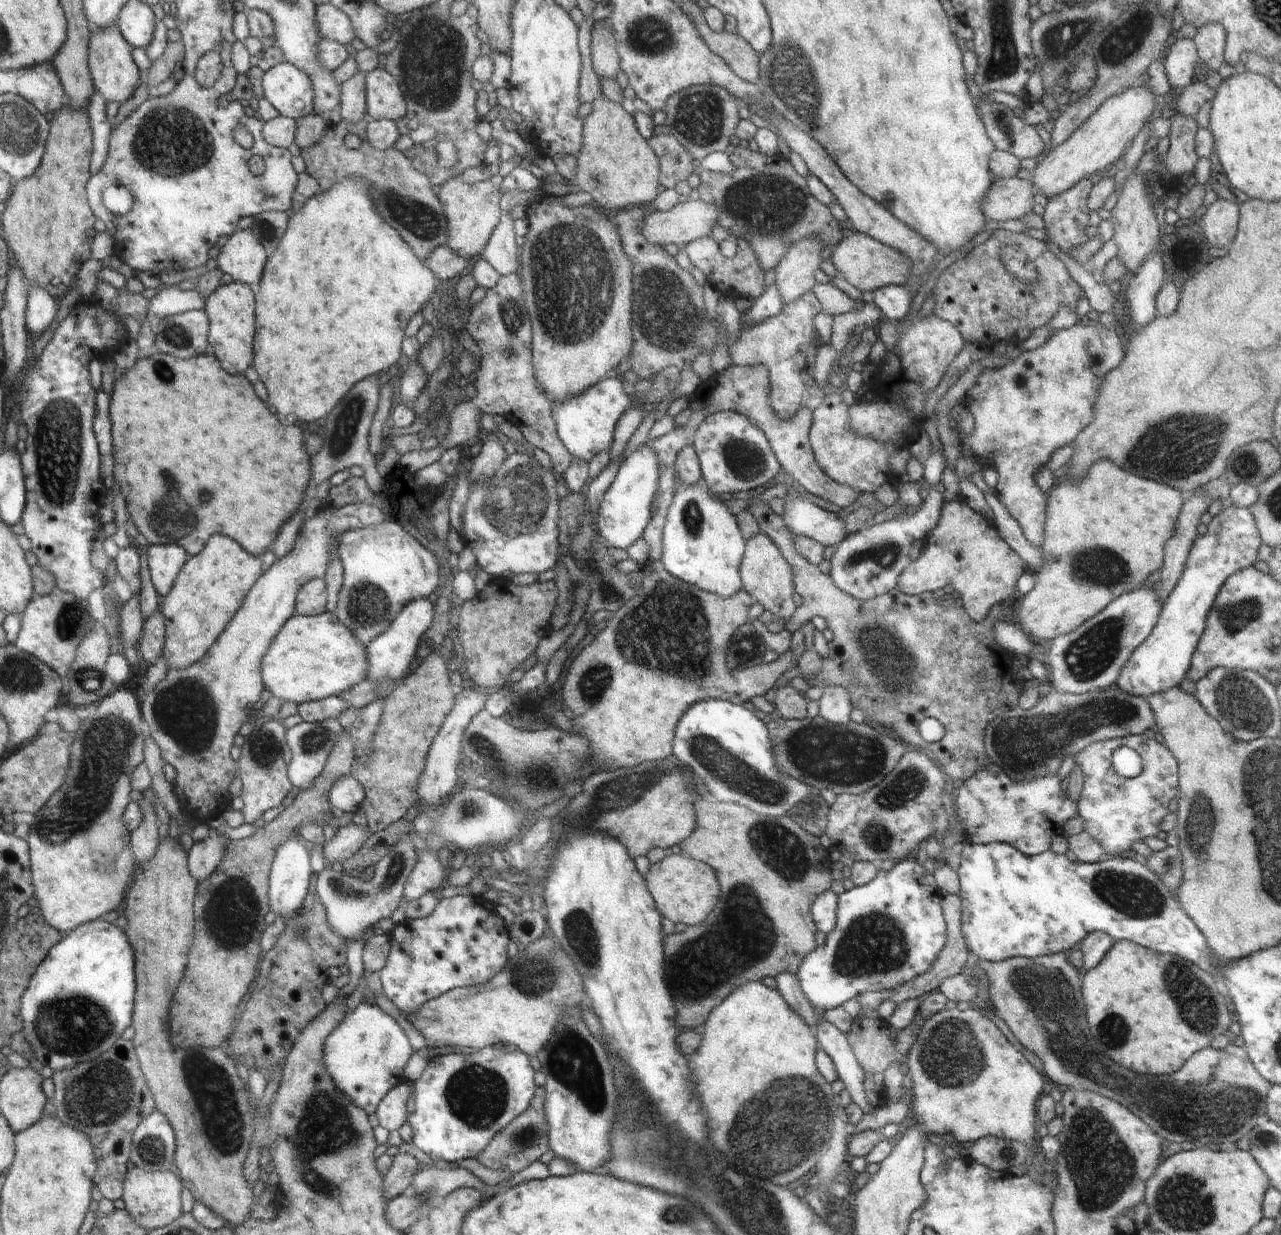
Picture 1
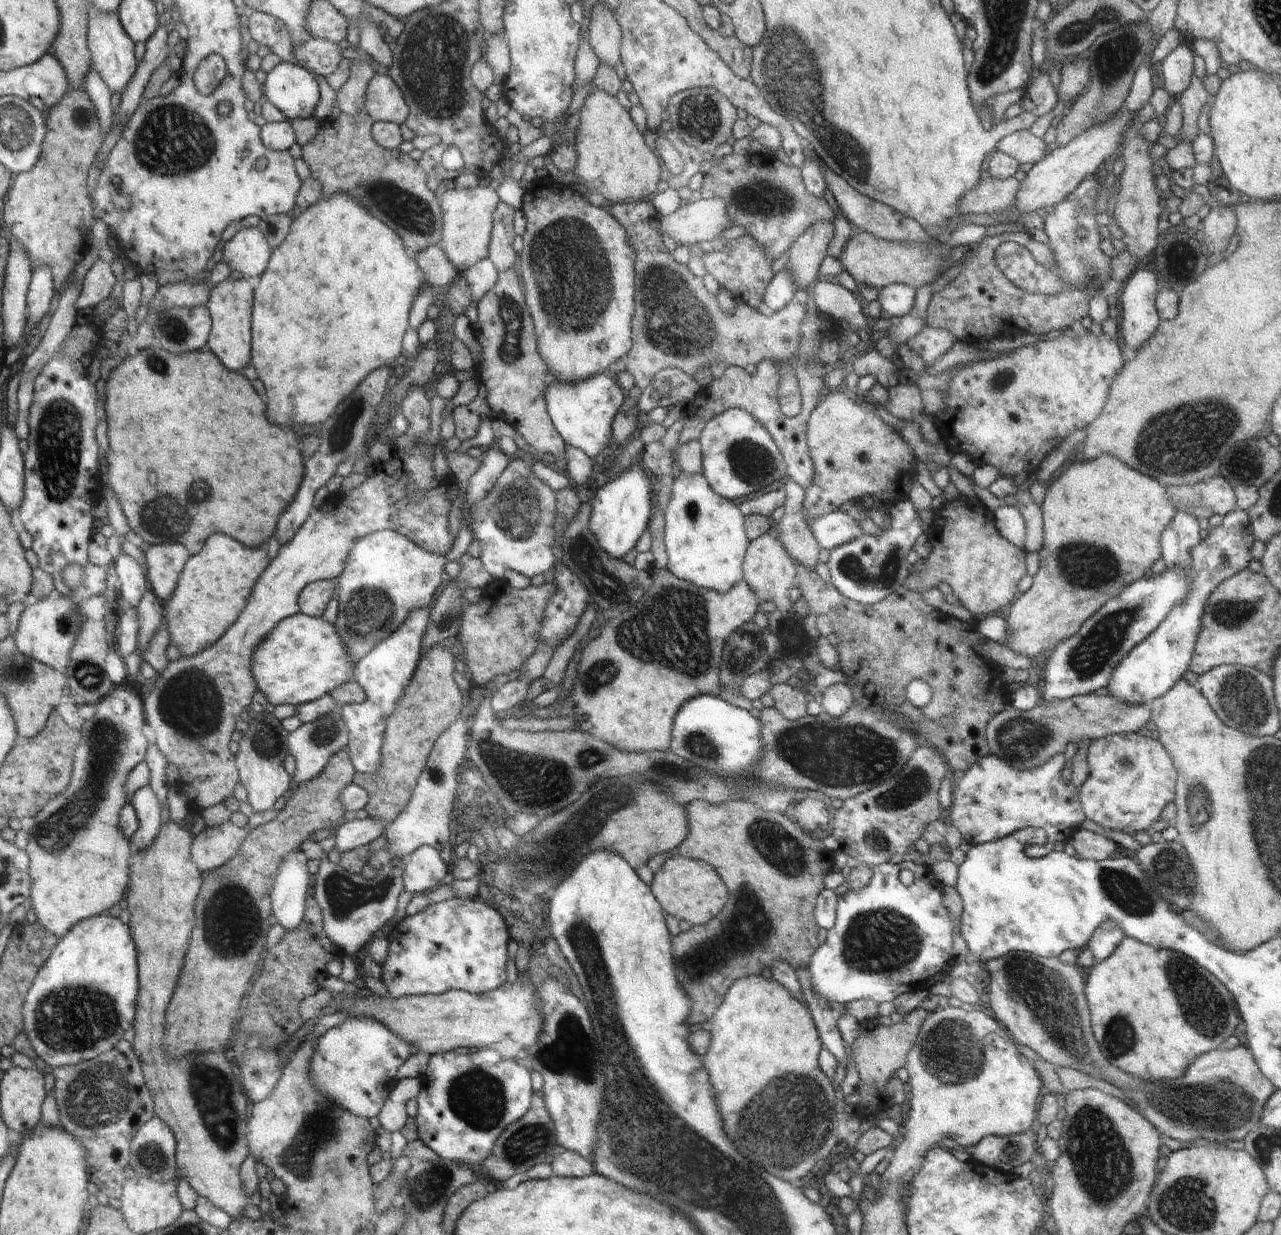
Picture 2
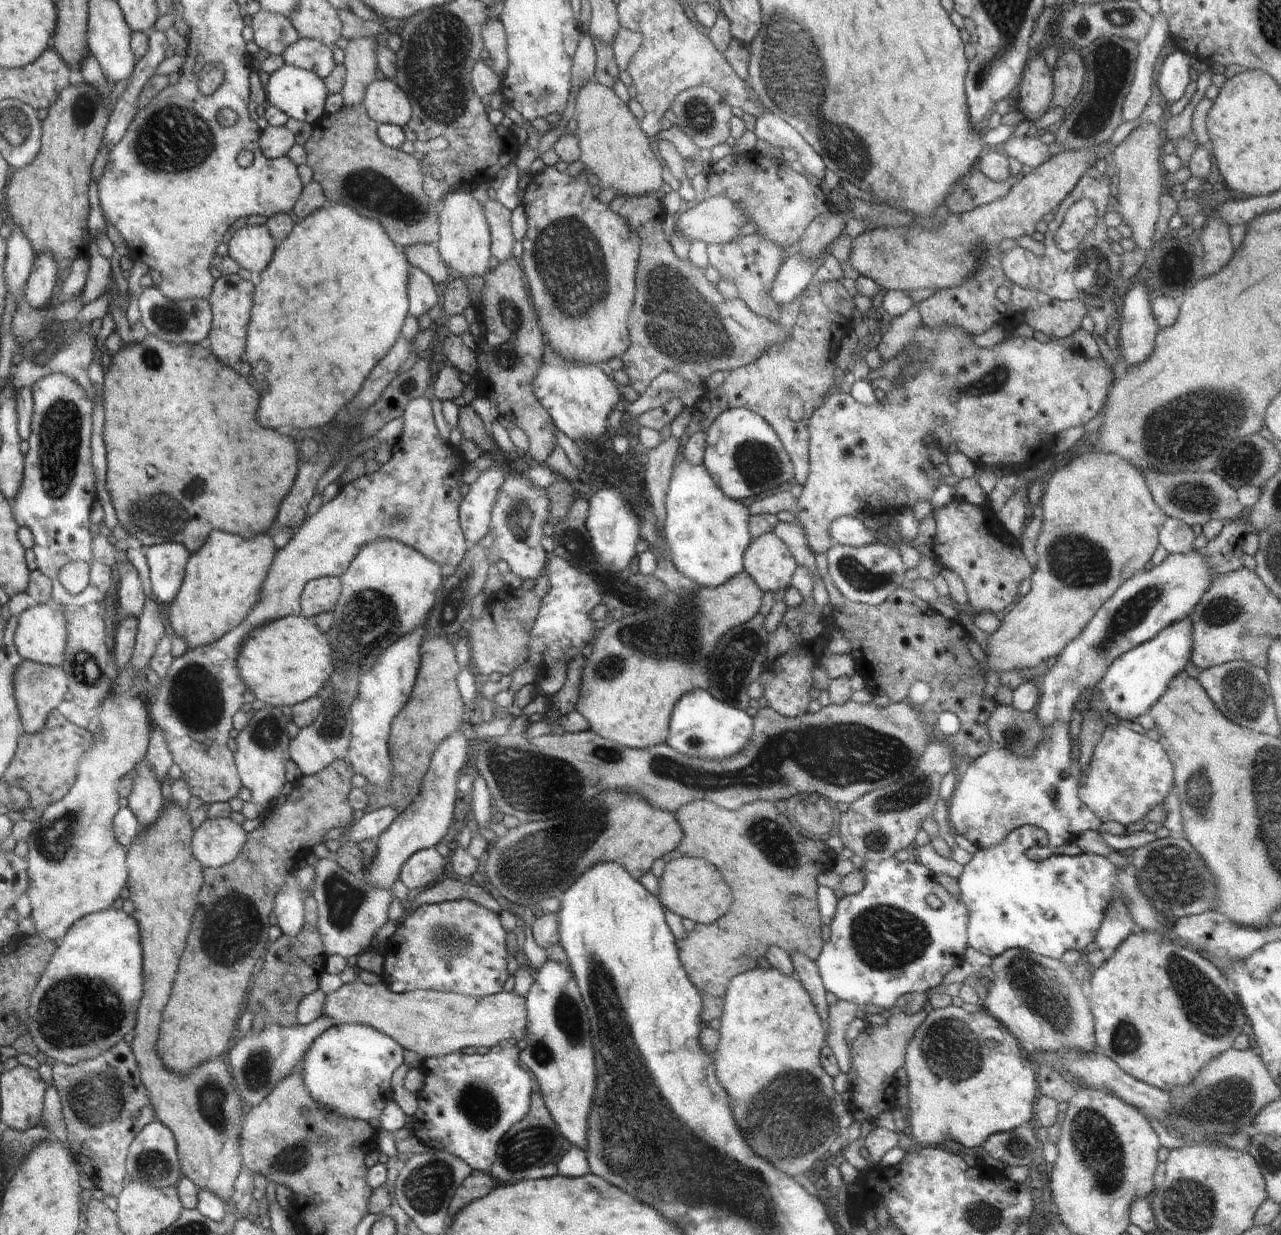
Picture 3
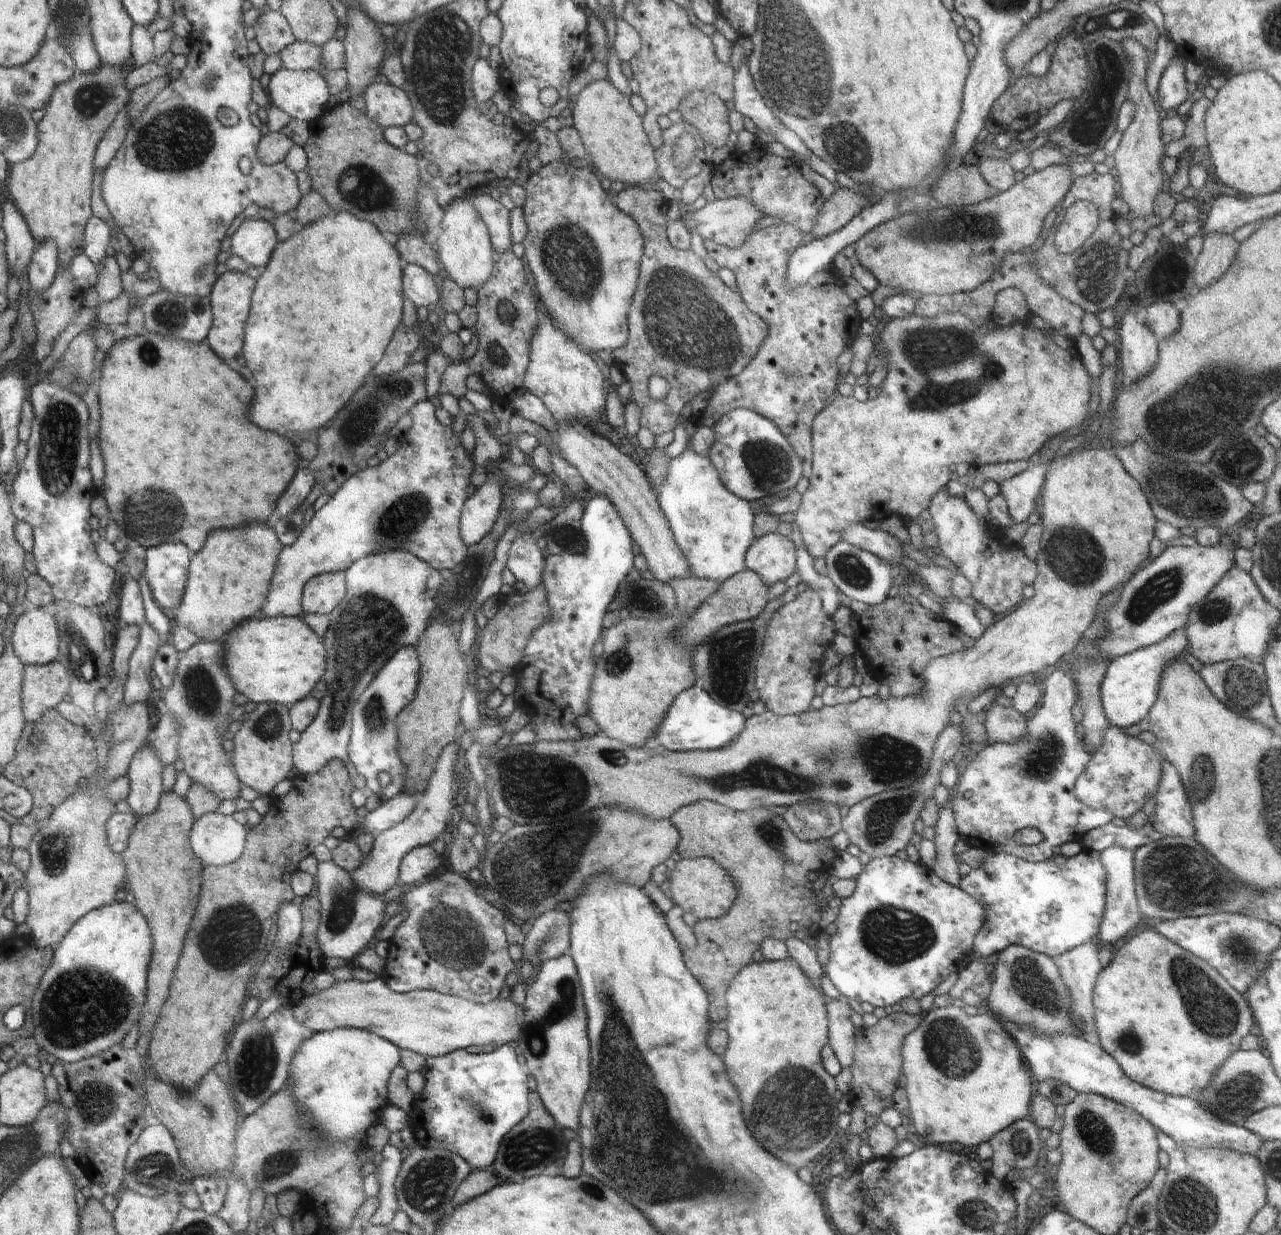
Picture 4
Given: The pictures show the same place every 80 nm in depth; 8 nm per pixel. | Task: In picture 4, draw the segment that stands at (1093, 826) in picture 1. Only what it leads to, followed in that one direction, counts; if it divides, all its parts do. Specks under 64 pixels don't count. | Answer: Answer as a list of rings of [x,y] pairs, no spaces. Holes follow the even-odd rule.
[[[1109,725],[1096,754],[1076,780],[1074,794],[1087,808],[1108,810],[1112,816],[1125,820],[1142,810],[1145,802],[1158,792],[1164,760],[1167,759],[1157,745],[1146,744],[1136,736],[1124,733],[1122,728]]]

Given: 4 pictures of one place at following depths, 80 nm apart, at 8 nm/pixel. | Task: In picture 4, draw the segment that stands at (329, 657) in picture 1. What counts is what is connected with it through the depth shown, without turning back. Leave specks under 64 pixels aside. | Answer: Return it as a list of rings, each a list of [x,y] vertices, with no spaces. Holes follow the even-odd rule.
[[[266,617],[246,620],[222,640],[226,644],[225,662],[238,692],[256,704],[287,705],[300,701],[322,678],[328,668],[328,650],[321,638],[301,617]]]

